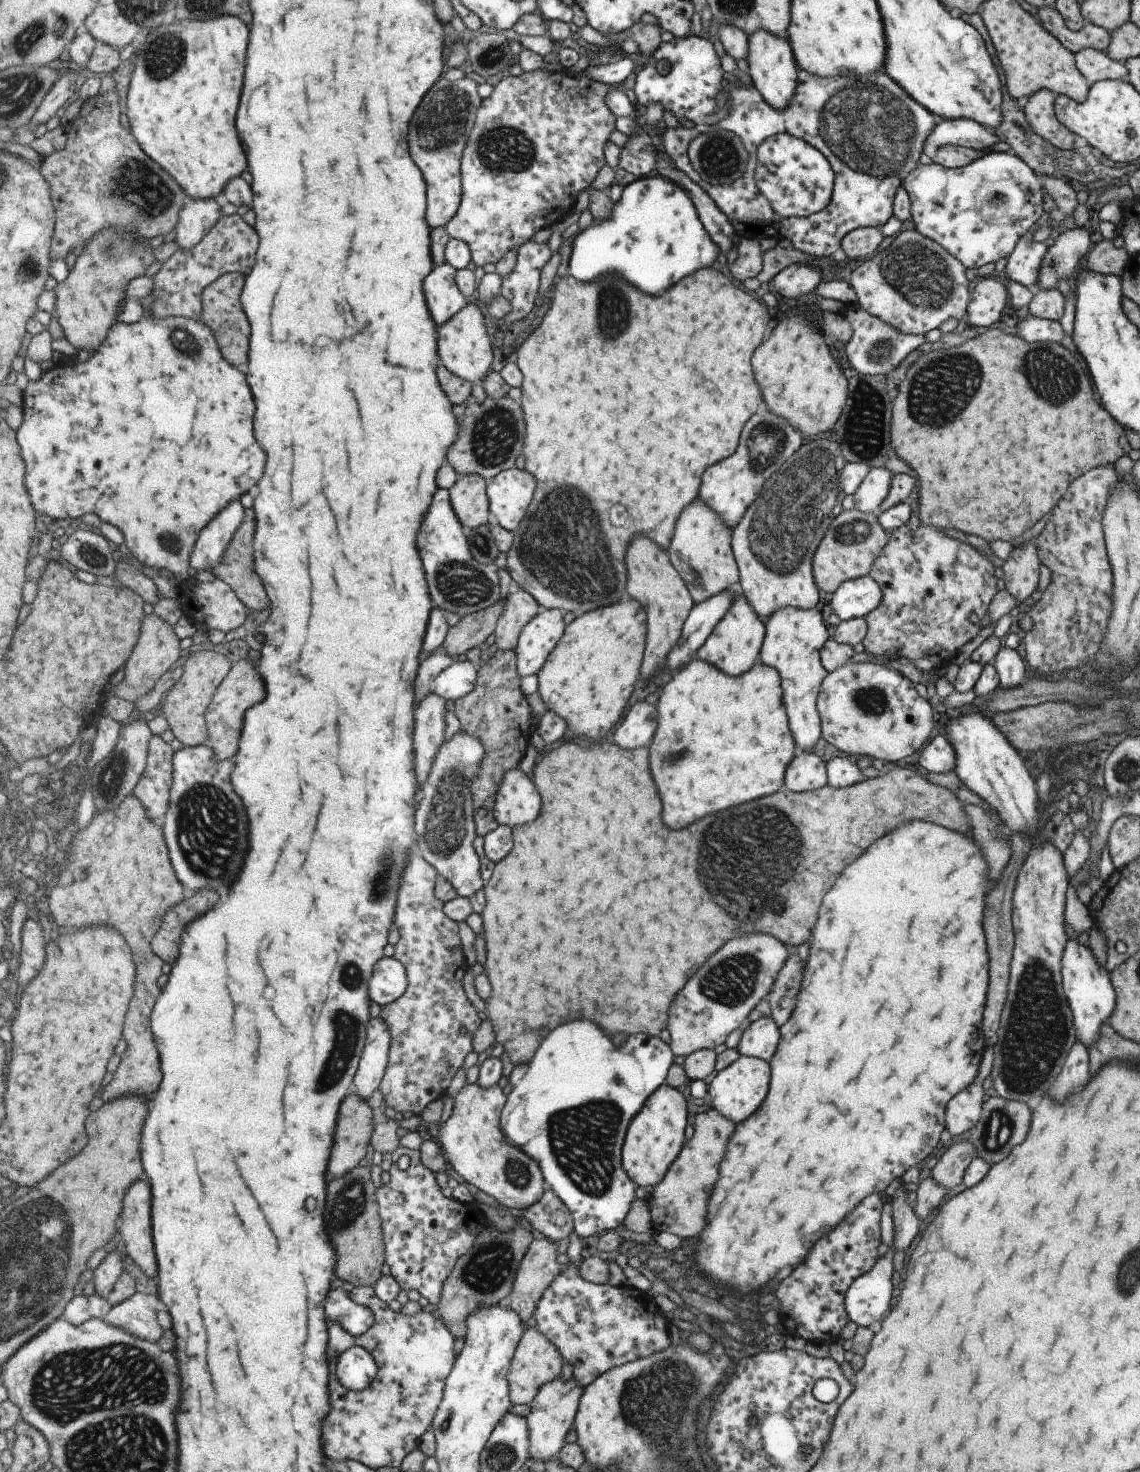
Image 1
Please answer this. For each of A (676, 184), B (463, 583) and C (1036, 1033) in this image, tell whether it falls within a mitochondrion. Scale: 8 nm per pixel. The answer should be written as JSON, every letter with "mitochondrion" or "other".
{"A":"other","B":"mitochondrion","C":"mitochondrion"}

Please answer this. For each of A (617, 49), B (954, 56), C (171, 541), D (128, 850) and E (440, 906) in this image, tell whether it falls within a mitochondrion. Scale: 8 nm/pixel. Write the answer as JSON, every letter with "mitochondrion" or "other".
{"A":"other","B":"mitochondrion","C":"mitochondrion","D":"other","E":"other"}

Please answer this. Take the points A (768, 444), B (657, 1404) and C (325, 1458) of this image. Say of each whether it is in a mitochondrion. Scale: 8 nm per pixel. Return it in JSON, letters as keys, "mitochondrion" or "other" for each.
{"A":"mitochondrion","B":"mitochondrion","C":"other"}

